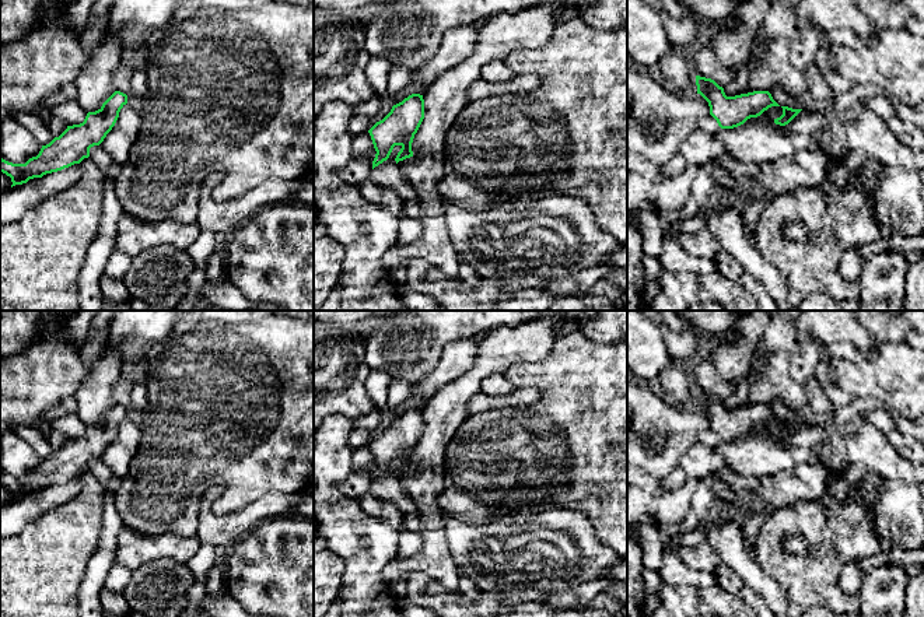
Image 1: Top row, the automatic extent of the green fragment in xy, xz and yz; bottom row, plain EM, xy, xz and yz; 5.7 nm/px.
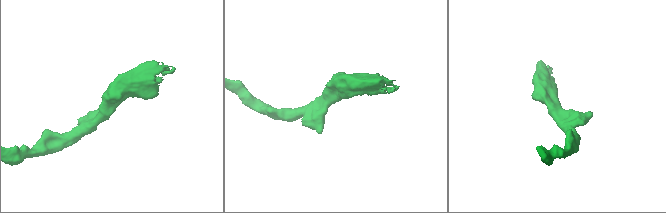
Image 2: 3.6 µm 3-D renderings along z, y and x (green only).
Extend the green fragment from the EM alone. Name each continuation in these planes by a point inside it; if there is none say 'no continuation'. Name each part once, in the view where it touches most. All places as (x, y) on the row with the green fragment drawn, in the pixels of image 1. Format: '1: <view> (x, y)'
no continuation

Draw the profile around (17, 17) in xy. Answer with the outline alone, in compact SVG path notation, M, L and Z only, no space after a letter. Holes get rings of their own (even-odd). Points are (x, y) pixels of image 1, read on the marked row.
M0 0L0 43L18 42L38 21L43 0Z

